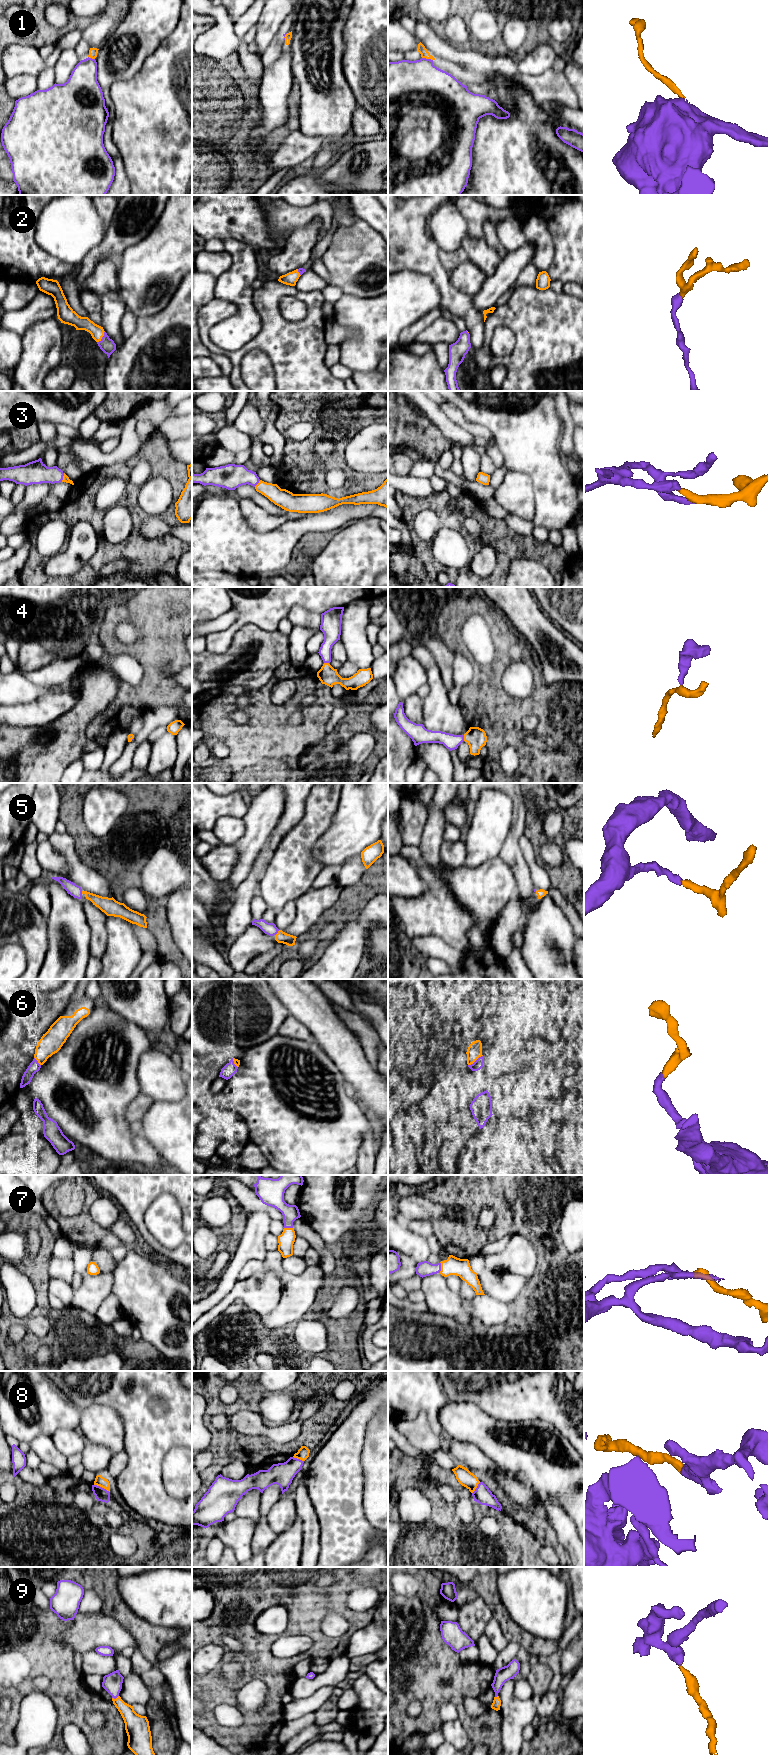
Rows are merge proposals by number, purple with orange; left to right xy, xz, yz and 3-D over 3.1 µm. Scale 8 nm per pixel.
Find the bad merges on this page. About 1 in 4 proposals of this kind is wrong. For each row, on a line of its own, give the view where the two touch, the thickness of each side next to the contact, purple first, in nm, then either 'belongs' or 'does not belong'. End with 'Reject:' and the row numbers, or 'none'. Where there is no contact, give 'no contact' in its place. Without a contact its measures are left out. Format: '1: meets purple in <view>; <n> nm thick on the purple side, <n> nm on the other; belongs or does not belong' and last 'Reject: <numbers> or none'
1: meets purple in yz; 460 nm thick on the purple side, 70 nm on the other; does not belong
2: meets purple in xy; 120 nm thick on the purple side, 110 nm on the other; belongs
3: meets purple in xy; 190 nm thick on the purple side, 50 nm on the other; belongs
4: meets purple in xz; 140 nm thick on the purple side, 150 nm on the other; belongs
5: meets purple in xz; 100 nm thick on the purple side, 100 nm on the other; belongs
6: meets purple in yz; 80 nm thick on the purple side, 120 nm on the other; belongs
7: meets purple in yz; 120 nm thick on the purple side, 140 nm on the other; belongs
8: meets purple in xy; 110 nm thick on the purple side, 80 nm on the other; does not belong
9: meets purple in xy; 160 nm thick on the purple side, 150 nm on the other; belongs
Reject: 1, 8

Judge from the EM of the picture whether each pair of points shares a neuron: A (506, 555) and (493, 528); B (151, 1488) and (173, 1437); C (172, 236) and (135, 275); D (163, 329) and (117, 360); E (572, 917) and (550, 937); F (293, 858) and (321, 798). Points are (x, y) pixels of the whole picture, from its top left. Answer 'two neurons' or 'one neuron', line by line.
A: one neuron
B: one neuron
C: one neuron
D: one neuron
E: two neurons
F: one neuron

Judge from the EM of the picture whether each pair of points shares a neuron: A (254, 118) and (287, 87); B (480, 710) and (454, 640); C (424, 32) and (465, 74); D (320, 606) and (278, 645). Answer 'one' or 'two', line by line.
A: two
B: one
C: two
D: two

